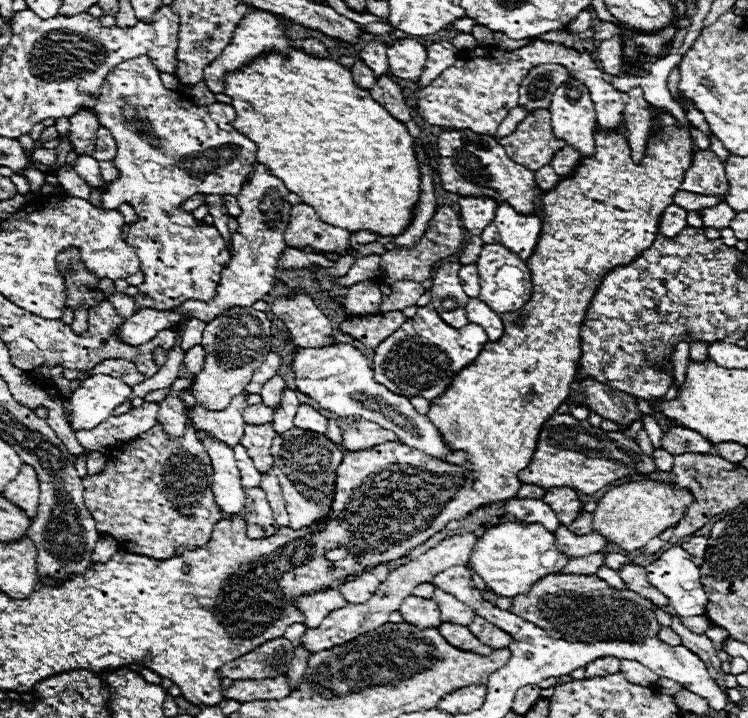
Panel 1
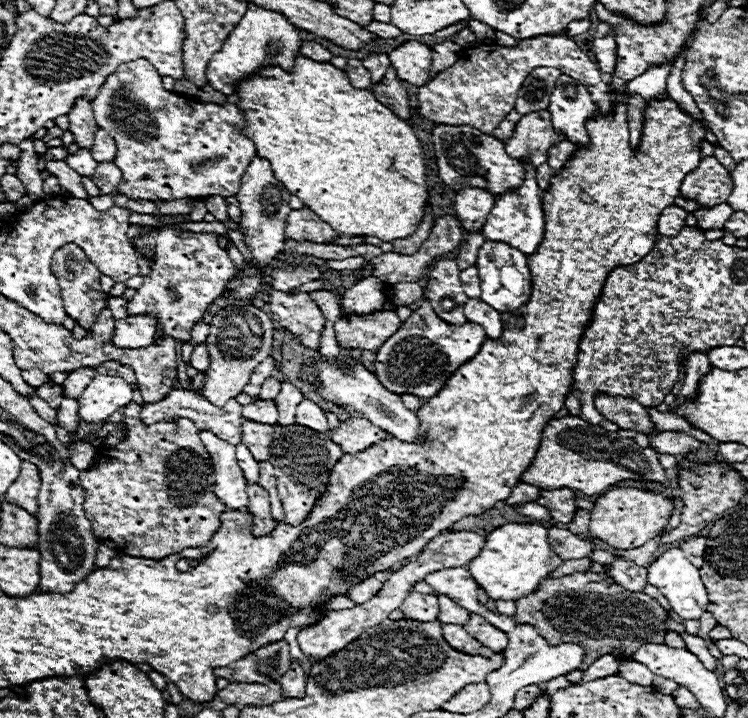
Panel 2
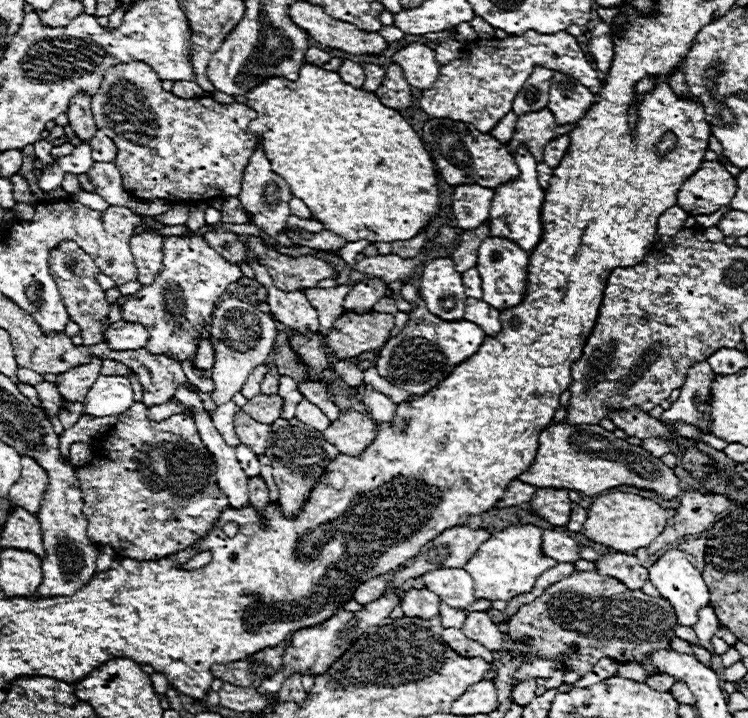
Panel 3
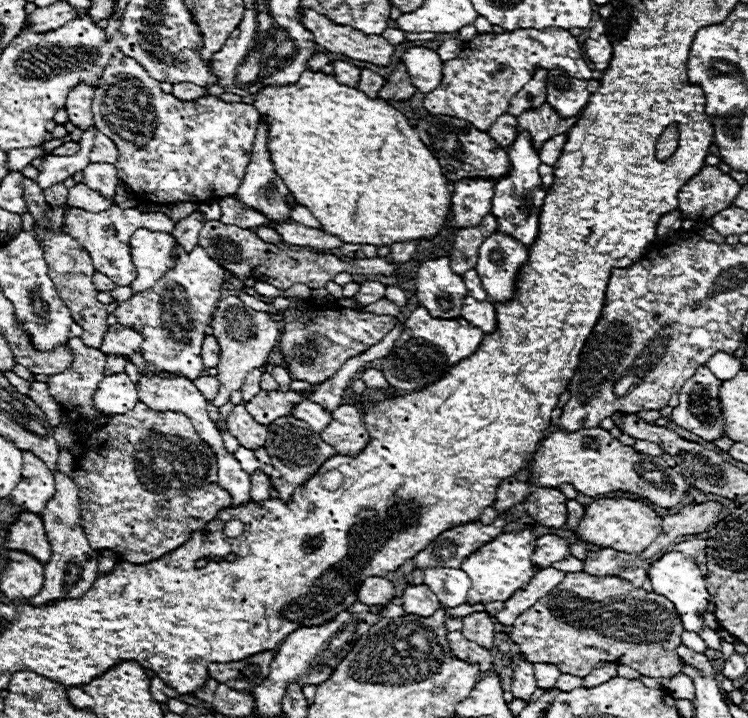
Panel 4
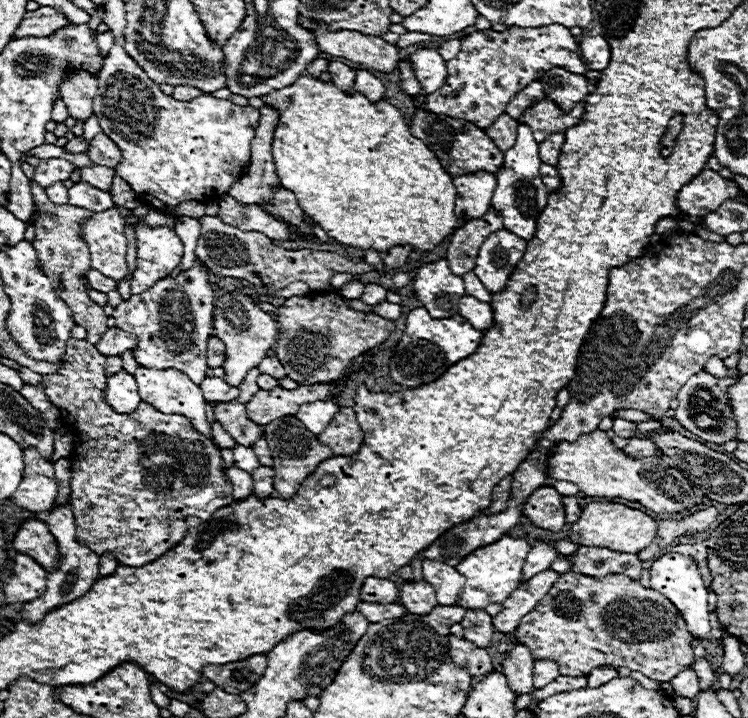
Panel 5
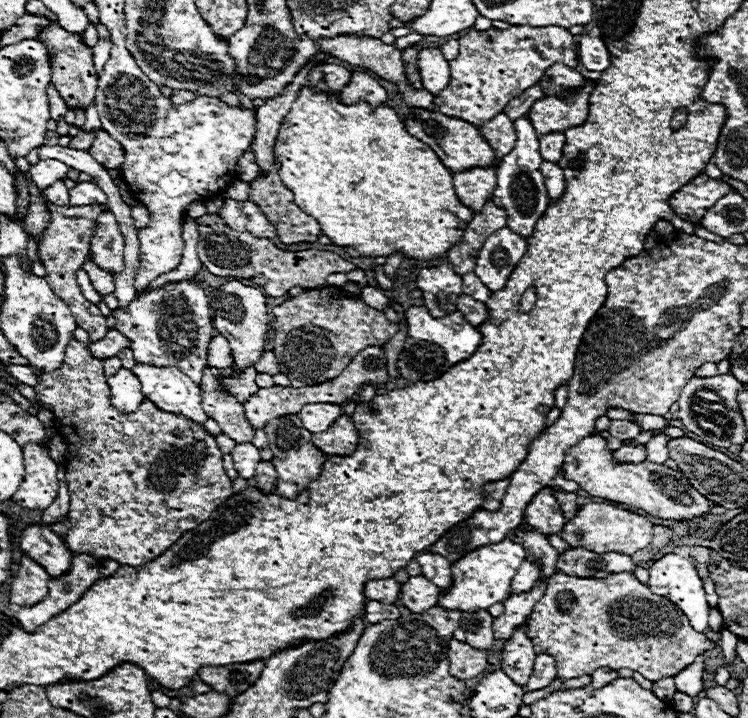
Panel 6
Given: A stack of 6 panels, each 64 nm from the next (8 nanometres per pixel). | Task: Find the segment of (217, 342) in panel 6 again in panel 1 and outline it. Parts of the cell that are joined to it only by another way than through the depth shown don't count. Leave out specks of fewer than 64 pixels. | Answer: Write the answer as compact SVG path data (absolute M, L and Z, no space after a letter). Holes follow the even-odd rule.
M196 344L194 348L190 348L186 352L182 364L190 374L198 374L202 370L202 360L204 360L204 348L200 344Z

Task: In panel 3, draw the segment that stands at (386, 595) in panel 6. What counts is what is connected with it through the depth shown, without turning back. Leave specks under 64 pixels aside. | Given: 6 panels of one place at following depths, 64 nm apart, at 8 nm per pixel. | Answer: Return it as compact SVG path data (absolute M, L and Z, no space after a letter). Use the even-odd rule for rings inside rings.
M370 578L366 580L364 584L360 584L356 590L354 590L354 600L358 604L368 604L372 600L376 600L378 596L384 594L384 588L386 588L386 582L380 580L380 578Z

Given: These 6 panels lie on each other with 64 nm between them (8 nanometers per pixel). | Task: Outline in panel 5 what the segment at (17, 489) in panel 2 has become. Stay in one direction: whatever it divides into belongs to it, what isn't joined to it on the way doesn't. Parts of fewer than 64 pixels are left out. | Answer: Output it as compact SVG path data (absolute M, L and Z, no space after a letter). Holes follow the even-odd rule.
M26 448L24 456L24 478L10 500L24 510L46 512L58 496L58 480L54 476L54 468L34 448Z

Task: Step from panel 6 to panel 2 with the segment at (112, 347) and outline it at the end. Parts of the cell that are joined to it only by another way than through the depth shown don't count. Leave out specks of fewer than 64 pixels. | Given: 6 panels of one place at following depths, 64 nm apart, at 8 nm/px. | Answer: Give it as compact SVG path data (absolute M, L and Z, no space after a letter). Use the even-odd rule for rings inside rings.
M138 314L118 320L112 342L120 348L142 348L150 346L156 336L156 320L152 314Z

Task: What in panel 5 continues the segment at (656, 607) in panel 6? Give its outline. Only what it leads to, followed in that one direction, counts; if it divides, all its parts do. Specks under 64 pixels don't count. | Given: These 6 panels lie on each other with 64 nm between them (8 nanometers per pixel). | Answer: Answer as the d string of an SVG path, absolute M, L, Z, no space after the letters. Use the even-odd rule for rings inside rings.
M578 572L562 574L552 590L534 606L534 610L522 616L518 628L512 634L520 644L530 648L534 660L554 660L562 676L588 676L598 664L614 664L614 668L626 666L652 680L668 682L678 672L688 668L694 656L690 648L692 634L686 630L686 622L674 604L670 604L670 600L666 600L662 594L640 586L640 582L632 582L622 574L610 574L604 576L604 580ZM634 612L642 612L642 624L638 624L638 632L634 632Z

